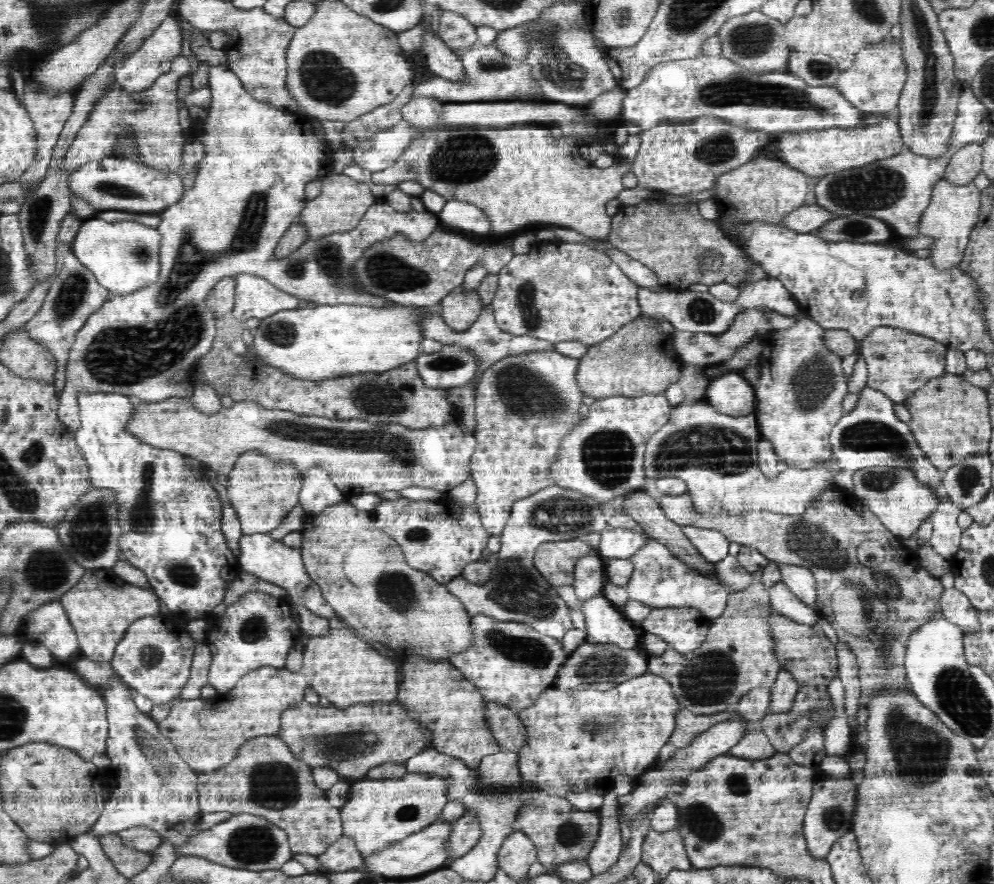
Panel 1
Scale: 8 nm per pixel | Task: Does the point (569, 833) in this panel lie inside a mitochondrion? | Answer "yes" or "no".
yes

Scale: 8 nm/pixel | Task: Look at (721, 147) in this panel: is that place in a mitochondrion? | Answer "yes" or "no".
yes

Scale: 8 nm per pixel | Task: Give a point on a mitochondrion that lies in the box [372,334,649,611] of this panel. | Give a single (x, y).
(524, 392)

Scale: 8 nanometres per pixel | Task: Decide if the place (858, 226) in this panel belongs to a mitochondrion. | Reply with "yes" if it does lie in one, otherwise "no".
yes

